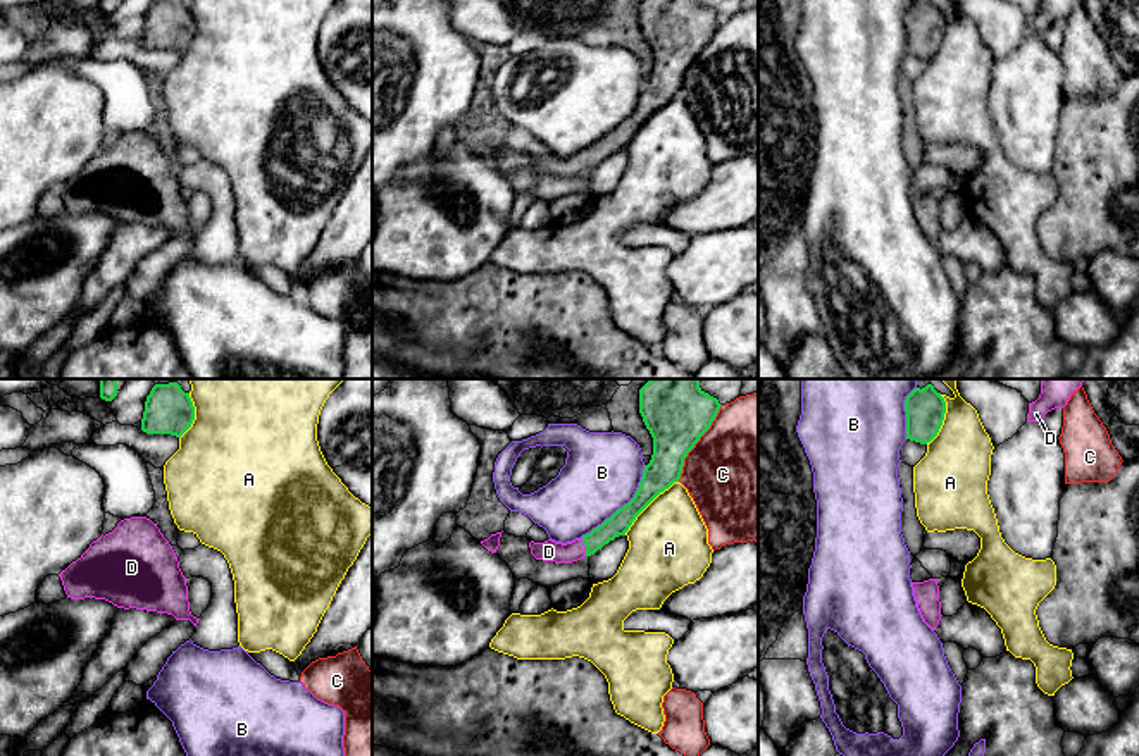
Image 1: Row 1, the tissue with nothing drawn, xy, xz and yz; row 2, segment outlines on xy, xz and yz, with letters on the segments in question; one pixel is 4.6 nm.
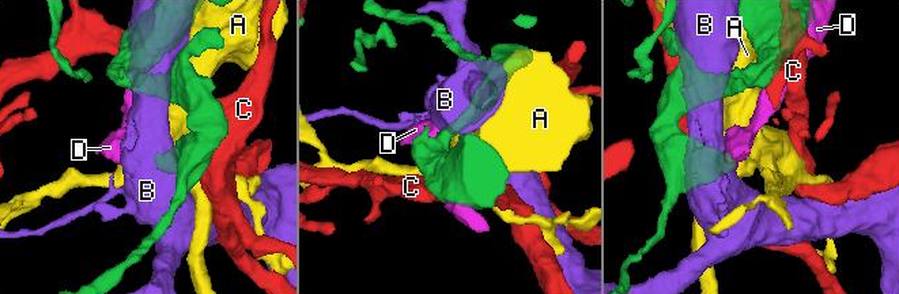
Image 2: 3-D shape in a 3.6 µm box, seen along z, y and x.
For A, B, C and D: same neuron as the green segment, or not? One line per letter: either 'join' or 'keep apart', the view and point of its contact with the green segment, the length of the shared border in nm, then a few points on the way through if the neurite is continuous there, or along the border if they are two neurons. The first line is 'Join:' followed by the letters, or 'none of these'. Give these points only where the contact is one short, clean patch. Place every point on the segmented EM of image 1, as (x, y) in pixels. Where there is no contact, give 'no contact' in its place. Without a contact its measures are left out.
Join: D
A: keep apart; meets green in xz at (648, 503); contact 360 nm long
B: keep apart; meets green in xz at (624, 505); contact 440 nm long
C: keep apart; meets green in xz at (697, 441); contact 420 nm long
D: join; meets green in xz at (585, 545); contact 90 nm long

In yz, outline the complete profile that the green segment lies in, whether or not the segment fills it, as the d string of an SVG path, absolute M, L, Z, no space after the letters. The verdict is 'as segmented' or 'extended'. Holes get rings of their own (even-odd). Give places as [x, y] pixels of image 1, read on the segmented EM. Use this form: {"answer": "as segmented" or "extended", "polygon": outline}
{"answer": "as segmented", "polygon": "M932 384L915 387L905 400L906 439L927 444L930 443L944 420L946 401Z"}

